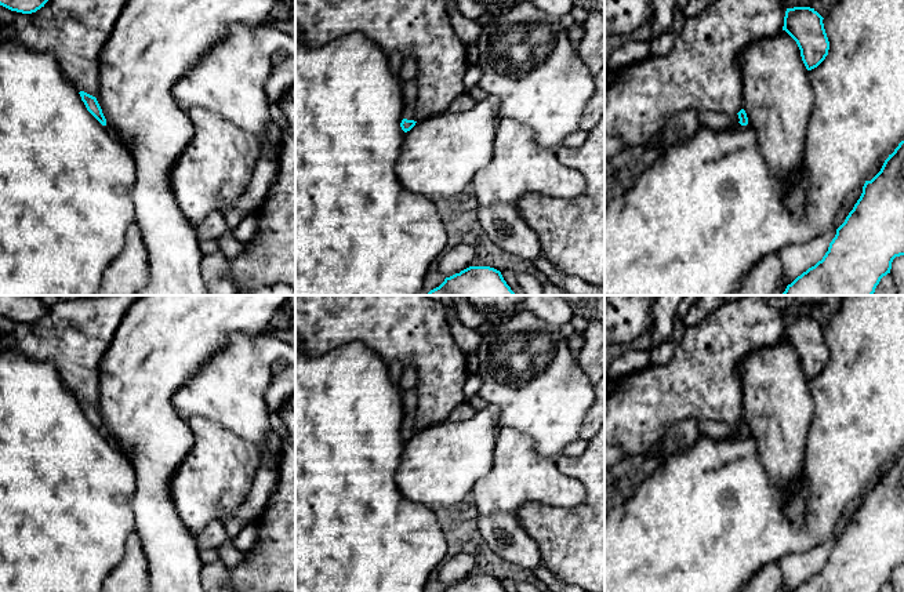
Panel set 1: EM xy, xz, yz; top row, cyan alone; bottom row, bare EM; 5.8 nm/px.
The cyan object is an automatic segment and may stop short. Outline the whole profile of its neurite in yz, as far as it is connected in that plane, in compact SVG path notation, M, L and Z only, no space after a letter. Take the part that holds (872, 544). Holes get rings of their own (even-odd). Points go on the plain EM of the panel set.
M904 450L889 464L881 480L865 490L860 508L836 538L823 569L792 592L879 592L900 564L904 564Z

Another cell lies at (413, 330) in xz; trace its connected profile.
M295 295L295 335L305 353L320 356L349 342L362 342L374 351L386 366L399 362L413 366L418 375L417 408L413 429L444 422L454 407L465 402L464 386L468 379L466 355L451 338L446 308L428 295Z

